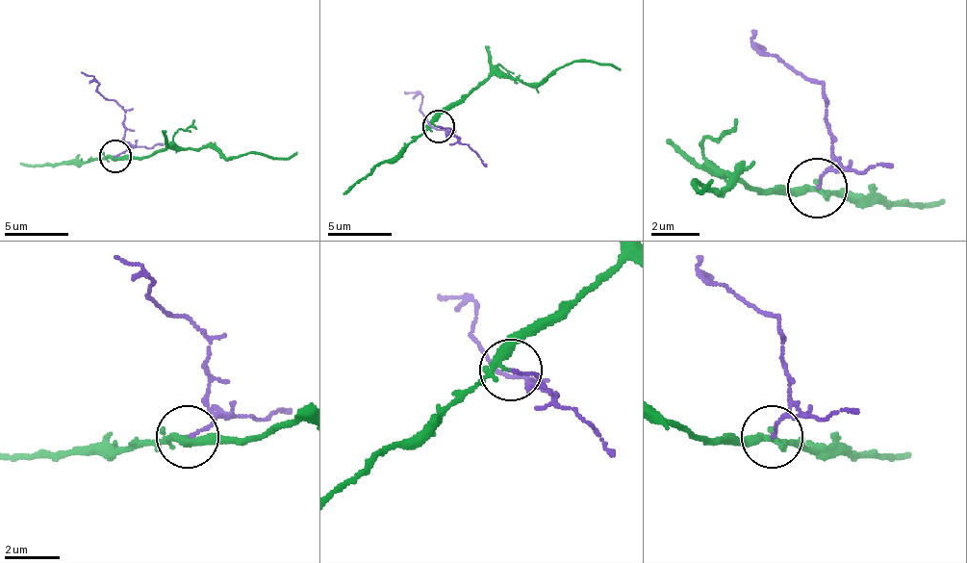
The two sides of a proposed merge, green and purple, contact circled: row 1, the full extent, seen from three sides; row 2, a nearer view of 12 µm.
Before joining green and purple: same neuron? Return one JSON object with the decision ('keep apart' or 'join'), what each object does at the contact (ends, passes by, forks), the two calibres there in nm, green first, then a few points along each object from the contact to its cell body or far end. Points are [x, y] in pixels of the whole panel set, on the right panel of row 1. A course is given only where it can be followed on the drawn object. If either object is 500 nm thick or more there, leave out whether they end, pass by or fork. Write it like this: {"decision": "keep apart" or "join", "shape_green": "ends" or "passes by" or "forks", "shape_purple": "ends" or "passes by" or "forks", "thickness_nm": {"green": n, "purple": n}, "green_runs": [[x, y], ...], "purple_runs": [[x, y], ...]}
{"decision": "join", "shape_green": "passes by", "shape_purple": "ends", "thickness_nm": {"green": 200, "purple": 100}, "green_runs": [[819, 190], [752, 190], [722, 171], [734, 171], [710, 190], [698, 183], [698, 190], [710, 177]], "purple_runs": [[819, 190], [830, 171], [825, 105], [819, 81], [764, 57], [752, 33]]}

